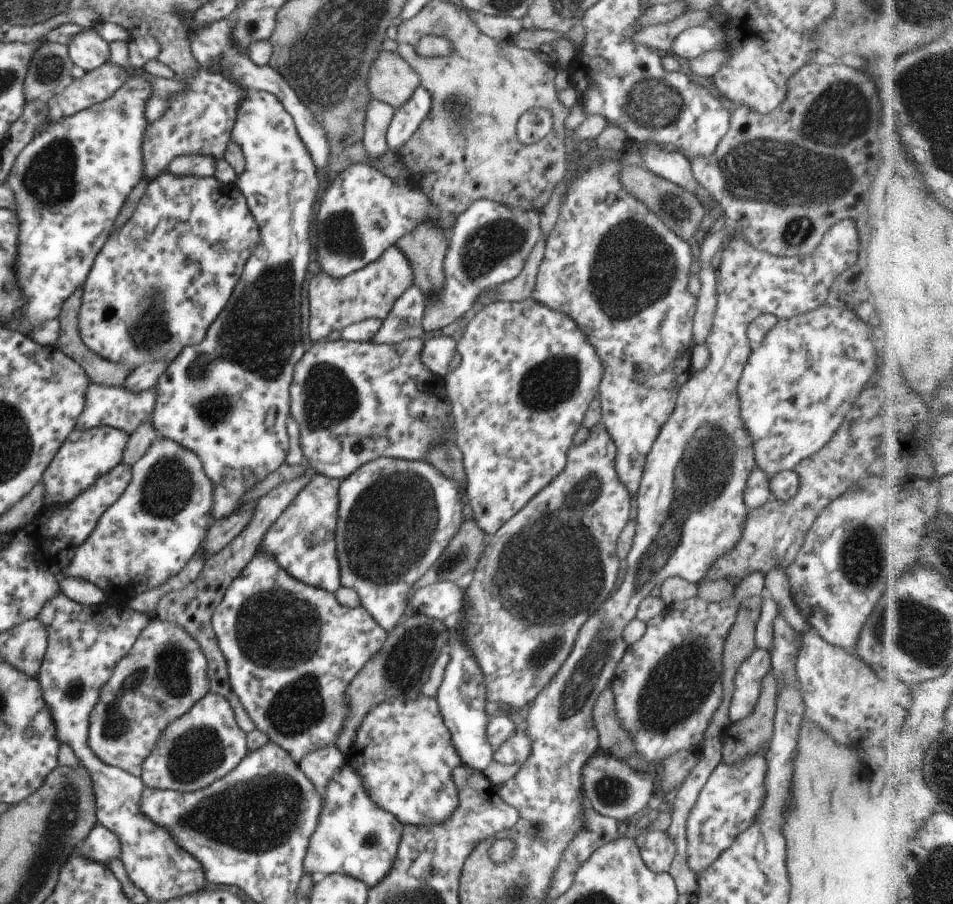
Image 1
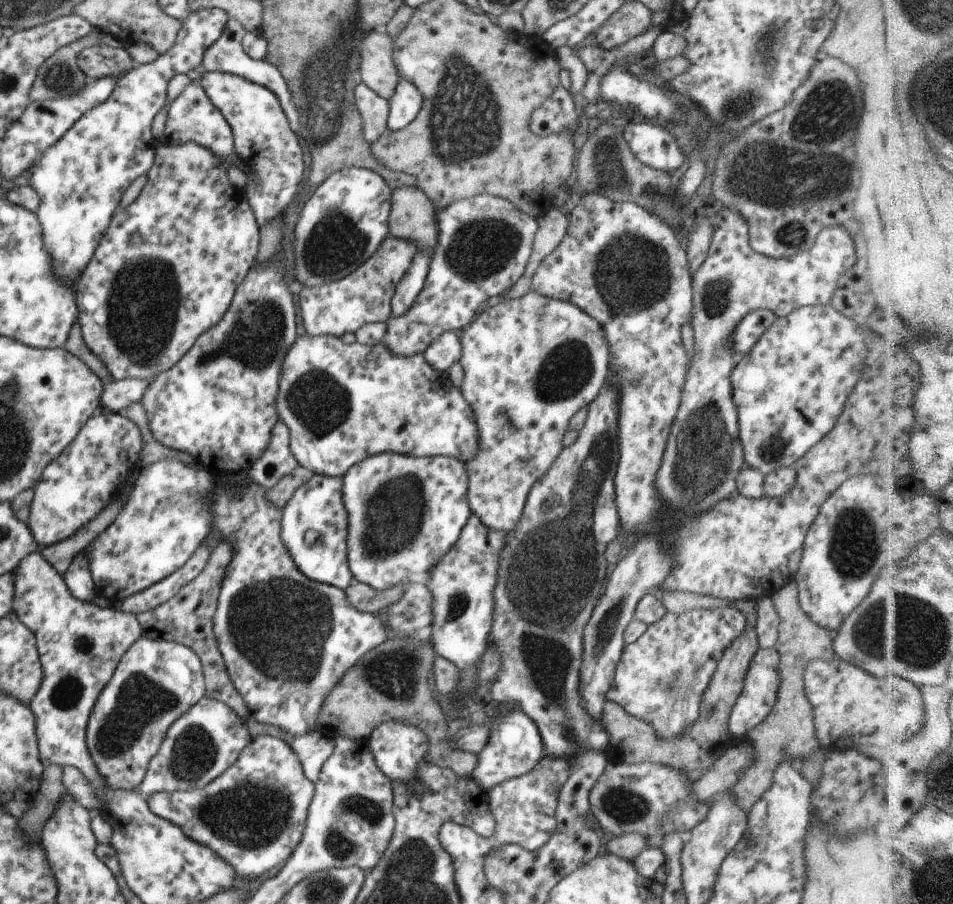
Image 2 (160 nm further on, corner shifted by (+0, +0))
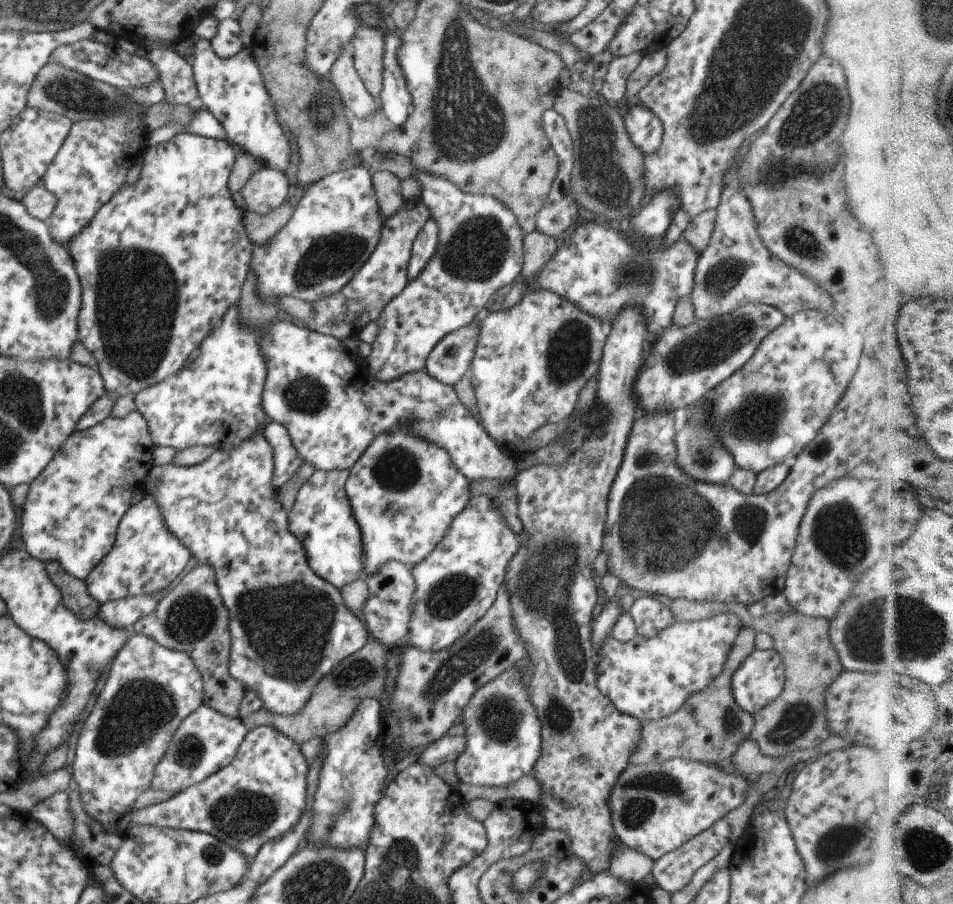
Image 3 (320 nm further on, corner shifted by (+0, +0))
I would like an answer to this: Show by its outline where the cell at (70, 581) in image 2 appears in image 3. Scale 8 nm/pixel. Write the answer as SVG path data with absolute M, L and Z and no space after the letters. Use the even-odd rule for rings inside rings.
M135 408L124 416L107 416L85 430L71 433L28 485L19 526L23 550L44 563L58 562L68 575L83 581L111 550L117 525L132 504L132 494L141 489L152 467L154 448L145 419Z

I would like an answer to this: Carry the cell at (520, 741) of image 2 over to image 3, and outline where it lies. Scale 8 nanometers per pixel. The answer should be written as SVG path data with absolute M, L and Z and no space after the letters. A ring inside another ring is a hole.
M519 666L509 667L471 695L456 723L463 724L464 749L454 761L458 782L478 787L506 787L532 772L540 755L540 722L521 680Z

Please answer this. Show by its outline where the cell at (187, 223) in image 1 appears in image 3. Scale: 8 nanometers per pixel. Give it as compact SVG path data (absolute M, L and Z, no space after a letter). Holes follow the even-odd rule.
M191 133L174 134L167 142L148 147L140 160L140 171L132 185L123 185L95 214L88 225L64 244L71 257L80 284L80 309L77 317L78 340L96 360L96 369L102 378L104 392L115 396L135 395L140 390L161 382L182 368L186 358L215 327L224 312L238 304L240 290L248 273L248 260L252 247L249 232L242 223L243 210L234 205L227 188L227 179L234 165L234 150L221 139L205 138Z

